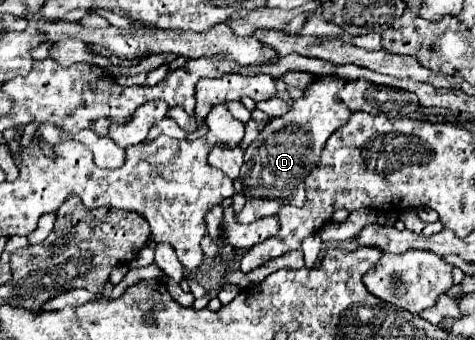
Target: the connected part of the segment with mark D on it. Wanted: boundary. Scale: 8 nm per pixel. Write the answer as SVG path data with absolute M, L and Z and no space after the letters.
M320 77L304 91L302 99L292 103L292 109L286 115L272 119L250 143L244 153L240 175L246 195L246 205L236 217L240 223L252 223L254 219L270 217L278 211L280 205L286 203L296 207L304 205L306 175L310 175L310 171L318 165L328 137L352 115L352 111L336 97L342 87L344 81L340 77Z

